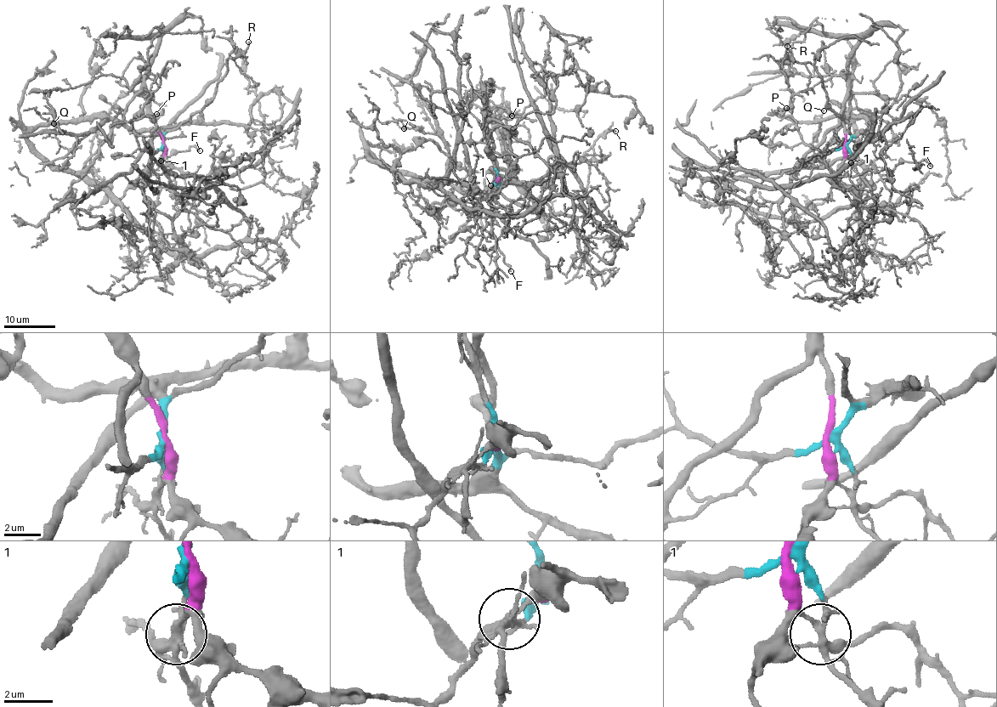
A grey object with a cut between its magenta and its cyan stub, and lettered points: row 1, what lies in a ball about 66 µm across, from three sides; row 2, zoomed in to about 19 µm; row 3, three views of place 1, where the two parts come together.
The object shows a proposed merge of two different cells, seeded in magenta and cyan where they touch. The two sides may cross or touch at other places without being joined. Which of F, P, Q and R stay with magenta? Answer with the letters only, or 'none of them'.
F

